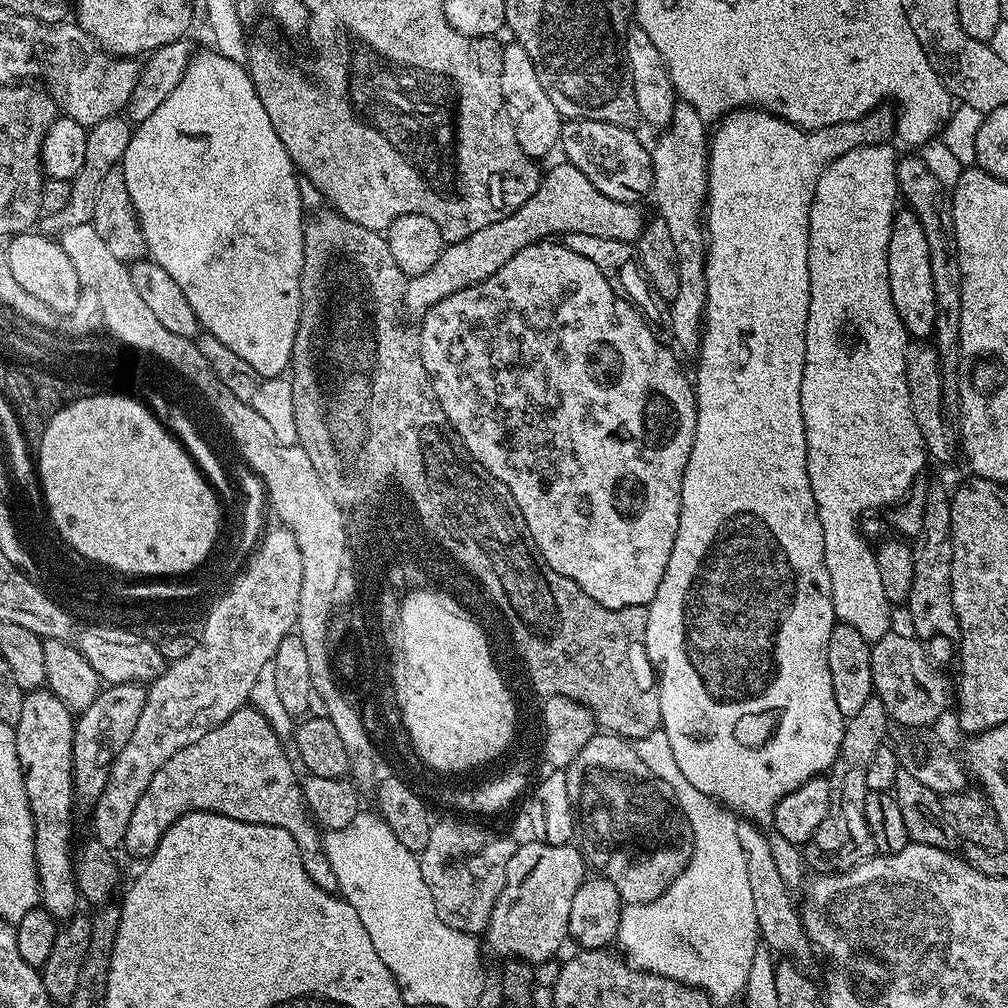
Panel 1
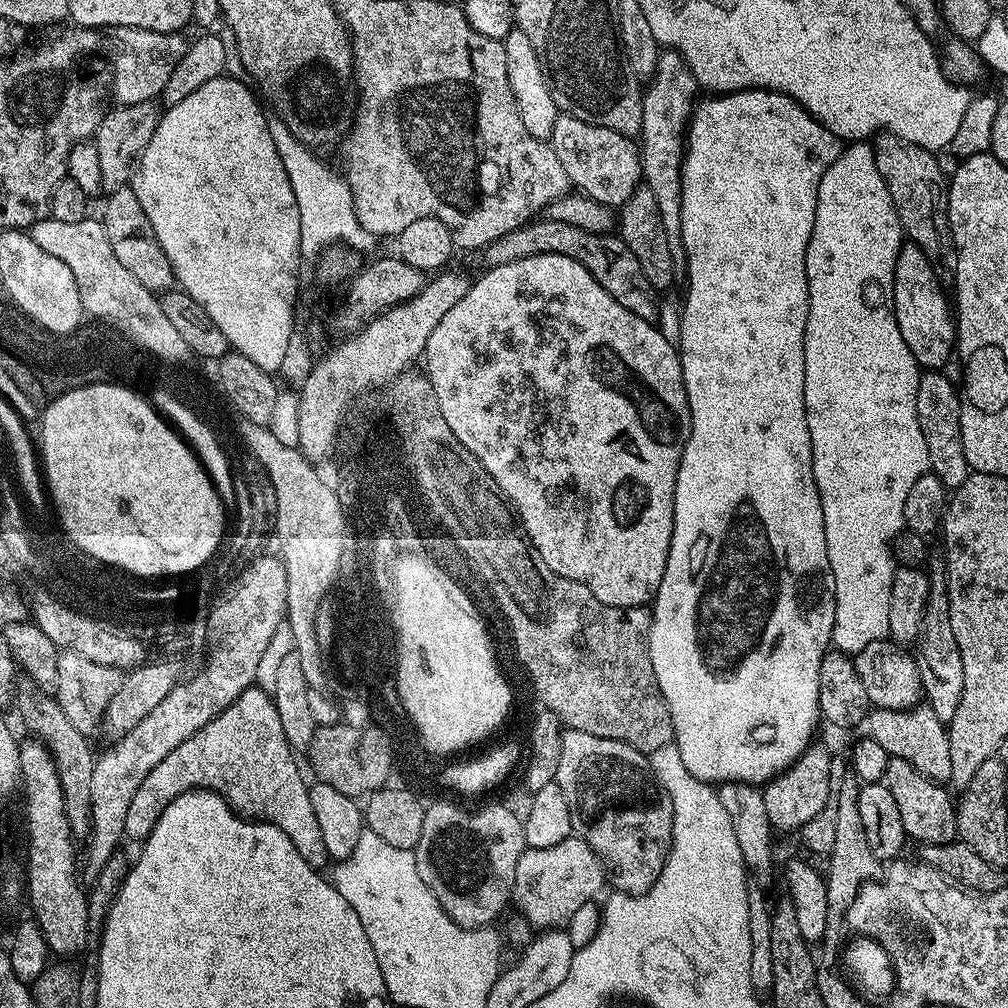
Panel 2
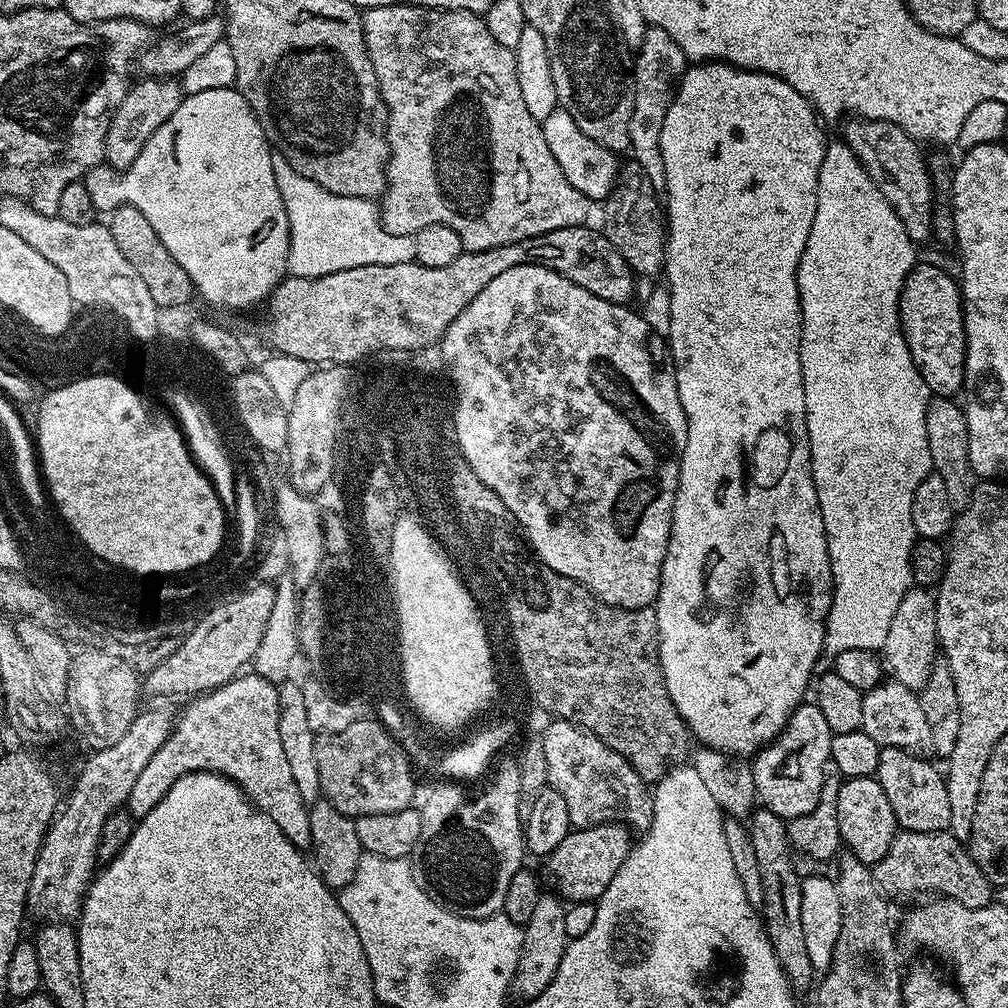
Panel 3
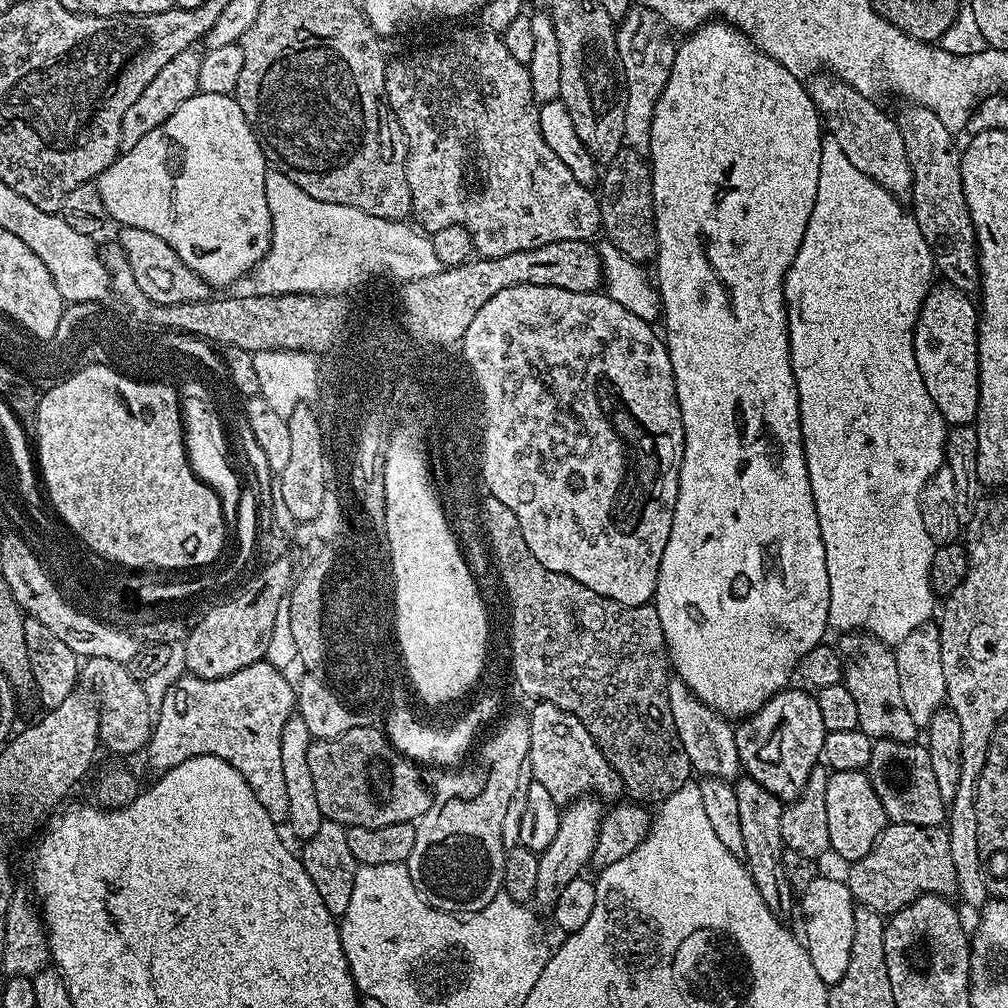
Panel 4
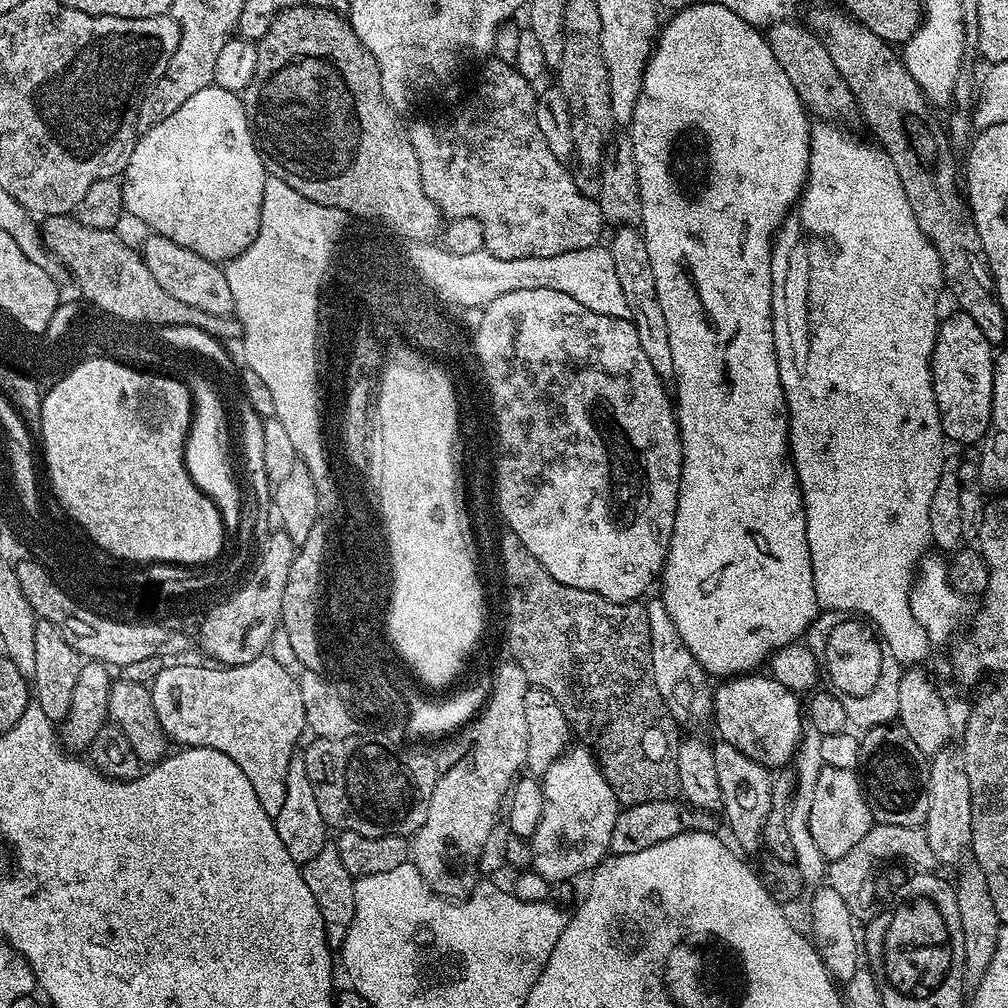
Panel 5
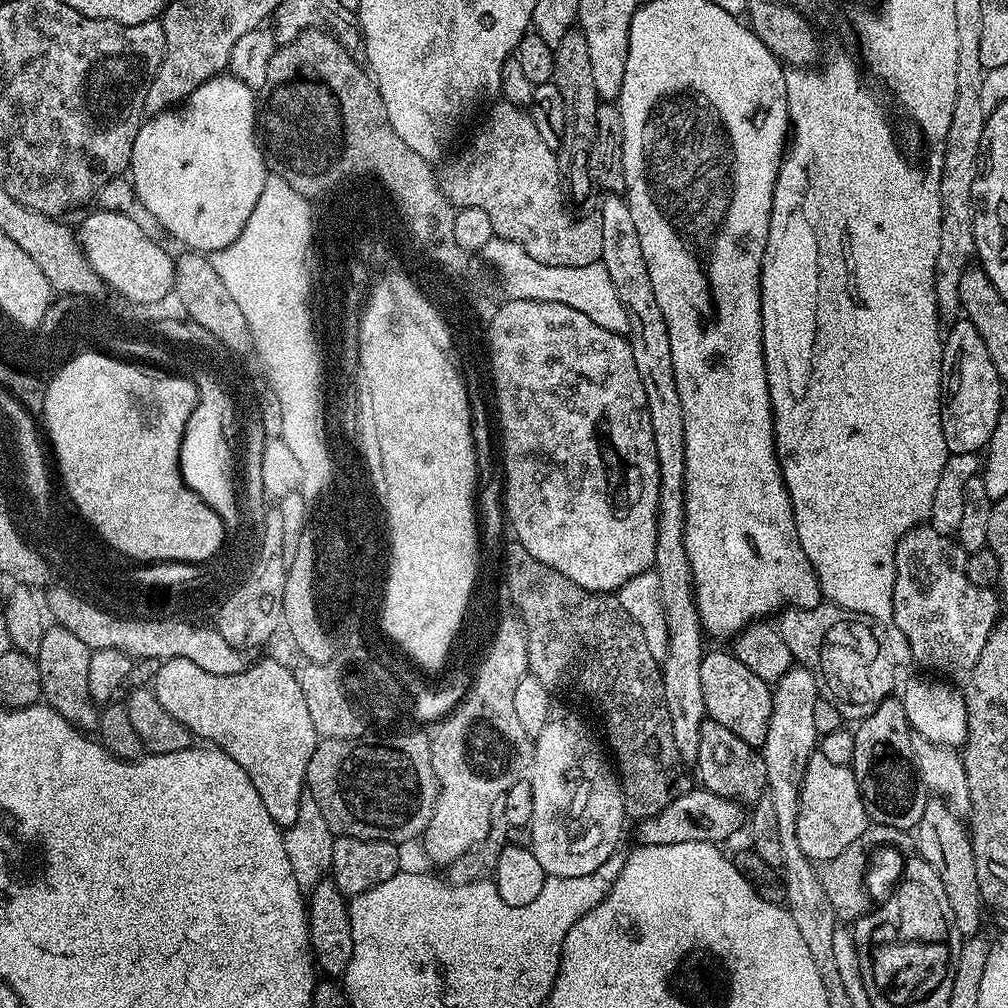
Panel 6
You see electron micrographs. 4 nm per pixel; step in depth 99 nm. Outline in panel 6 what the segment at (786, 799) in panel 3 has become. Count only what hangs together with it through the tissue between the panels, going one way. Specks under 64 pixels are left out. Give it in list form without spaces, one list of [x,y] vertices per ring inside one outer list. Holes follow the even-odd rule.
[[[705,651],[700,663],[700,677],[707,719],[726,726],[726,730],[738,734],[742,742],[753,746],[763,745],[772,712],[773,689],[769,681],[758,678],[750,666],[742,666],[742,662],[731,651]]]

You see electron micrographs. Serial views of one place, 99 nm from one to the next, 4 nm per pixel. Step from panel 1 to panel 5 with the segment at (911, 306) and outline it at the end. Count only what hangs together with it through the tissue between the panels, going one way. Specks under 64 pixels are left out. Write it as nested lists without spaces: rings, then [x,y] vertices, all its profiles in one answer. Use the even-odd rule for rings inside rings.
[[[953,311],[953,316],[945,315],[936,332],[936,345],[932,351],[932,385],[934,386],[934,402],[938,402],[938,414],[942,422],[945,441],[956,444],[976,444],[988,435],[988,427],[992,421],[992,395],[994,394],[994,345],[988,341],[986,334],[978,330],[974,318],[965,312]]]

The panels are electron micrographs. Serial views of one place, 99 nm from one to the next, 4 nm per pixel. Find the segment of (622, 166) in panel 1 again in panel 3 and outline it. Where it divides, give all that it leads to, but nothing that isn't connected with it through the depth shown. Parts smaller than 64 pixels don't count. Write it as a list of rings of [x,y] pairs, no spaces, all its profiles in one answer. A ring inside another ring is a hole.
[[[557,106],[542,122],[546,146],[550,146],[550,154],[554,154],[554,162],[562,166],[562,174],[566,174],[566,182],[574,186],[576,192],[591,198],[593,201],[603,202],[607,200],[616,187],[616,178],[620,175],[622,167],[617,153],[612,152],[606,146],[594,142],[570,118],[570,114],[562,107]]]

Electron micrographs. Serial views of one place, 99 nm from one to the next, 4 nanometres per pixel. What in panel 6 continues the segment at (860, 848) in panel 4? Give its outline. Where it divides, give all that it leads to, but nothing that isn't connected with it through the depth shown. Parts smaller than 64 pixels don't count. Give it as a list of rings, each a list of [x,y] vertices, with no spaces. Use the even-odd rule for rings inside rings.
[[[816,750],[809,758],[800,788],[797,838],[802,854],[811,862],[827,862],[838,858],[850,842],[854,842],[870,827],[862,794],[851,767],[837,766]]]

